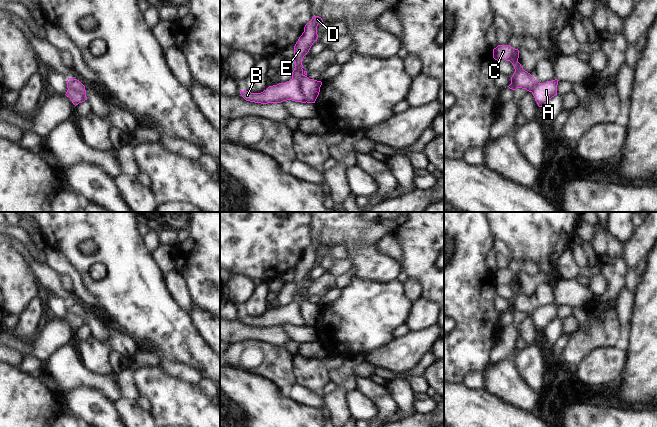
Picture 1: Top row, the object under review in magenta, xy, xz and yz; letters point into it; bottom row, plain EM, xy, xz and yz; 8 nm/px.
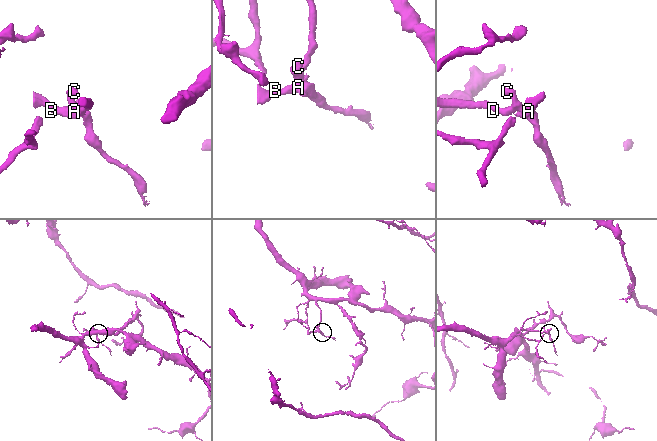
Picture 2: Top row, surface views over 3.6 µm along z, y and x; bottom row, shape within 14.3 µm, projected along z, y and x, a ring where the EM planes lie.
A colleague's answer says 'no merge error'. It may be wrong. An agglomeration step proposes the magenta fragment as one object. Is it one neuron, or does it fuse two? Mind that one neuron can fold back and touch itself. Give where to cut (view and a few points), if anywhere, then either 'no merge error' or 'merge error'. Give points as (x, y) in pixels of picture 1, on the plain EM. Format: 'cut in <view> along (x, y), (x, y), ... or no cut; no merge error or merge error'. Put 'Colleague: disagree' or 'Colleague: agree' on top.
Colleague: disagree
cut in xz along (292, 300), (298, 303), (299, 311), (306, 325); merge error

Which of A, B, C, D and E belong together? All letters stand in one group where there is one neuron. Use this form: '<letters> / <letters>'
A B / C D E

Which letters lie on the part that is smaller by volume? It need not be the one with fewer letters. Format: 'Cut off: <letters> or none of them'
Cut off: A, B.

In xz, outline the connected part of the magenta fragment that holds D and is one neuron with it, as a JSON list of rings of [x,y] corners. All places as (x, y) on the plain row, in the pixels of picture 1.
[[[313,240],[312,243],[305,249],[304,256],[299,261],[294,270],[295,292],[292,296],[293,302],[298,302],[300,305],[300,312],[306,322],[307,327],[315,327],[322,309],[321,305],[309,303],[303,298],[302,285],[304,280],[309,276],[311,270],[318,263],[317,250],[323,246],[319,240]]]

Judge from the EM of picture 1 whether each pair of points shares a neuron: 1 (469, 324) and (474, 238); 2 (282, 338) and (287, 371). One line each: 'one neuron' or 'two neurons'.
1: one neuron
2: two neurons

